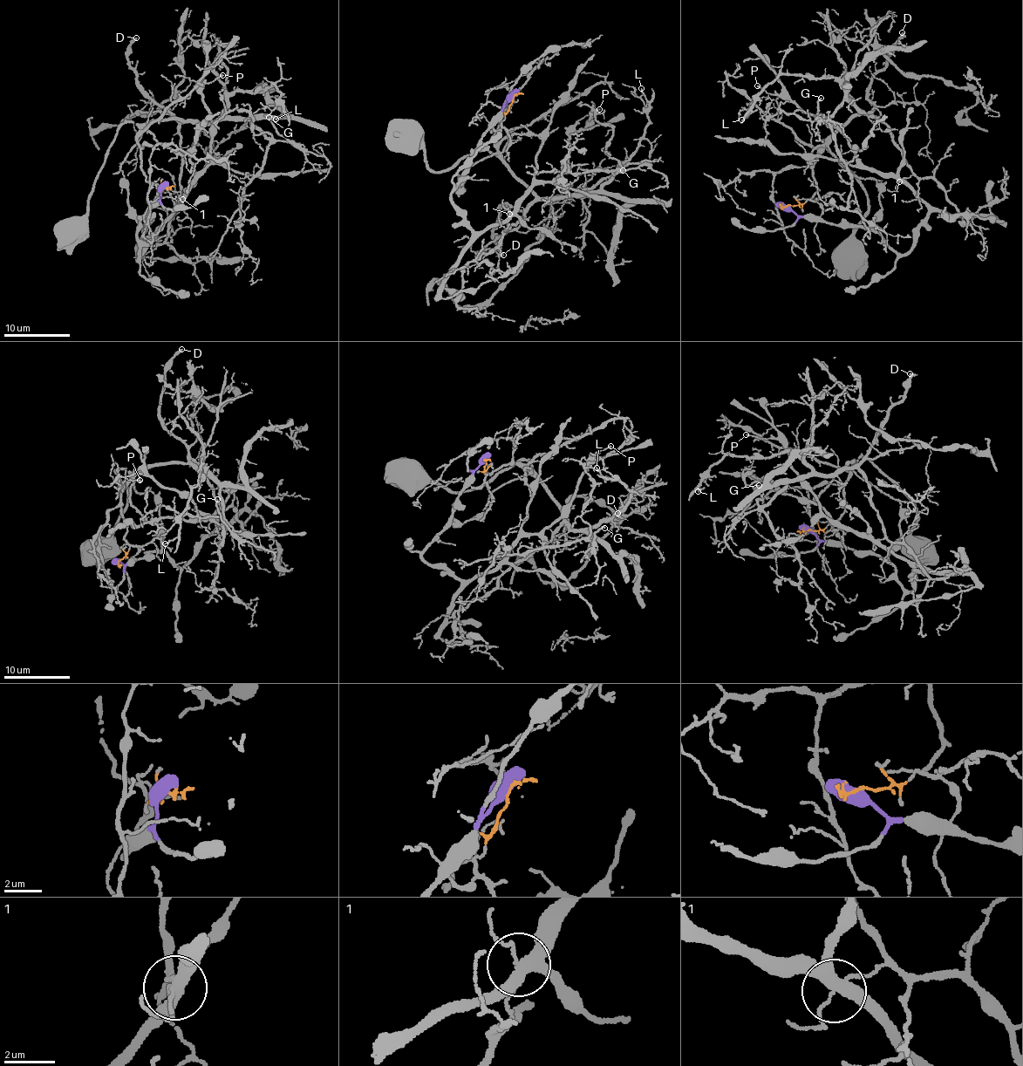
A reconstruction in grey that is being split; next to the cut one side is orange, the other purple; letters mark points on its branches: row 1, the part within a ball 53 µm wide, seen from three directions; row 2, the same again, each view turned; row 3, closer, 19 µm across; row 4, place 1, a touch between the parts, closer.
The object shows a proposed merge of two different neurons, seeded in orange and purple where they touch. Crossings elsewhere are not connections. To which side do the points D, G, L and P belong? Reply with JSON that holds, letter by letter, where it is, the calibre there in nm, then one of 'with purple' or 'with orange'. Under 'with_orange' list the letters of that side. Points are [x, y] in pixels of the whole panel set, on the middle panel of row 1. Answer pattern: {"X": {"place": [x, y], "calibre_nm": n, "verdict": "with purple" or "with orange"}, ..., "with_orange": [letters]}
{"D": {"place": [503, 255], "calibre_nm": 360, "verdict": "with orange"}, "G": {"place": [623, 170], "calibre_nm": 180, "verdict": "with orange"}, "L": {"place": [641, 88], "calibre_nm": 140, "verdict": "with orange"}, "P": {"place": [599, 109], "calibre_nm": 160, "verdict": "with purple"}, "with_orange": ["D", "G", "L"]}

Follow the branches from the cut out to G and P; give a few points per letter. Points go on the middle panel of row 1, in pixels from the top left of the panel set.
G: (513, 98), (505, 118), (493, 126), (497, 156), (540, 197), (597, 192), (615, 174), (637, 164), (622, 169)
P: (513, 98), (452, 193), (475, 230), (508, 217), (528, 190), (553, 180), (568, 160), (570, 129), (599, 108)

